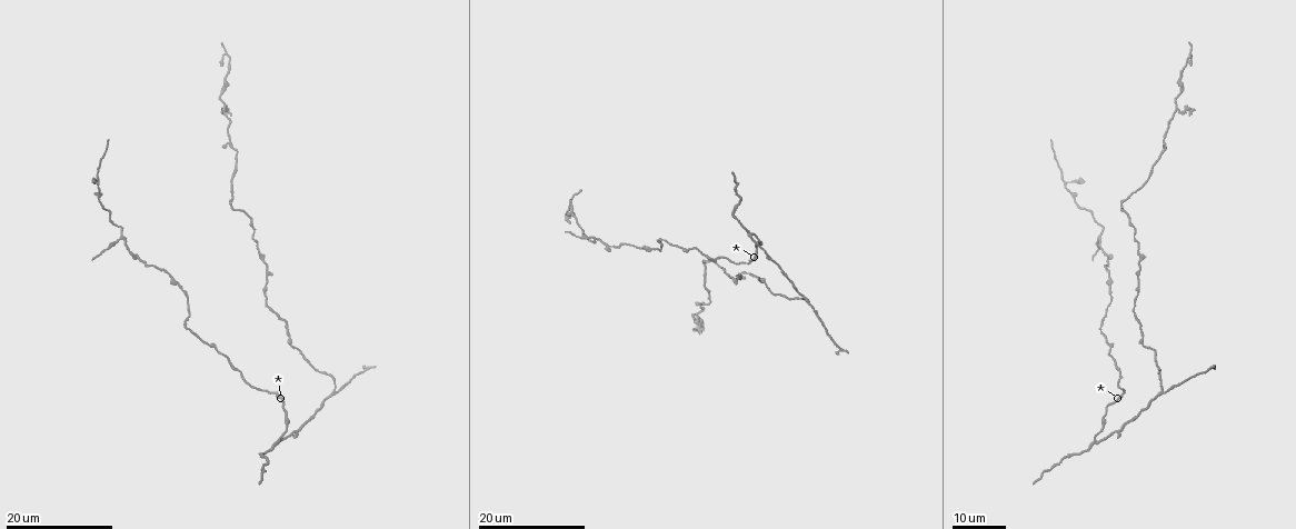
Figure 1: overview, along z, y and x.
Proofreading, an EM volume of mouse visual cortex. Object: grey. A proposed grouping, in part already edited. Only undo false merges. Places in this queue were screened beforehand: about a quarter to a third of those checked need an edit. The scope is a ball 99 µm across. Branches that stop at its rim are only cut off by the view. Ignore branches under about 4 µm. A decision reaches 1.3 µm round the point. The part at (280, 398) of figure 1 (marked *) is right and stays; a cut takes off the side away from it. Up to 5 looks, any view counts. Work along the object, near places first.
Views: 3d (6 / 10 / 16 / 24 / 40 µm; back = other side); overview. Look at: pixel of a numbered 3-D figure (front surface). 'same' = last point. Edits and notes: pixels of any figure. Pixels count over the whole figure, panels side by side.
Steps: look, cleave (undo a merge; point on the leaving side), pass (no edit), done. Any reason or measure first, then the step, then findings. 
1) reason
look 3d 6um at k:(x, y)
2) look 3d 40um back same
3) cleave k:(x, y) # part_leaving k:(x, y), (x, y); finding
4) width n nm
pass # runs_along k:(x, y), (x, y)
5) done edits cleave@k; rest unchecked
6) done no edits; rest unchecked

three arms meet
look 3d 24um at 1:(333, 391)

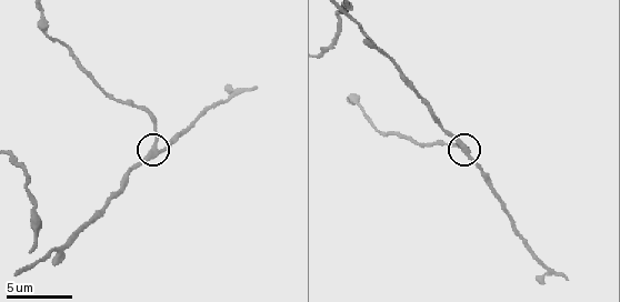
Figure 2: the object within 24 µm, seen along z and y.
look 3d 10um at 2:(466, 153)

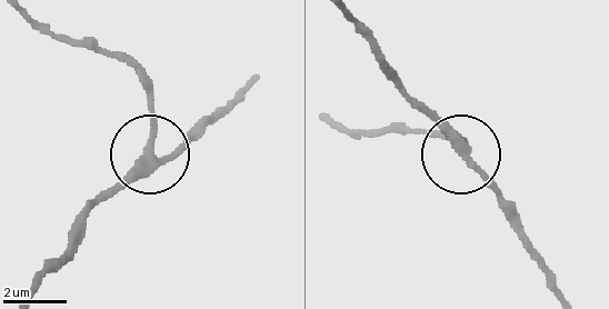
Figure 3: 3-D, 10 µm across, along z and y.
pass # runs_along 3:(346, 17), (386, 73), (518, 213); all the same neuron

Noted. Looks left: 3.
three arms meet
look 3d 24um at 1:(1096, 237)

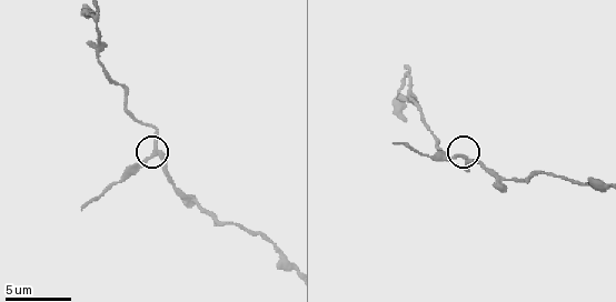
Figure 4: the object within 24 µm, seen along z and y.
look 3d 10um at 4:(153, 152)

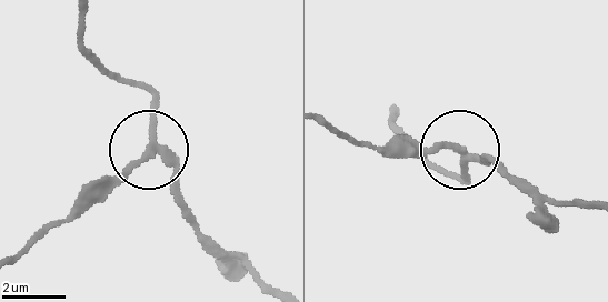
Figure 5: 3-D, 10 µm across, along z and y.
width 200 nm
cleave 5:(119, 181) # part_leaving 5:(146, 150), (13, 255); a second neuron is stuck on

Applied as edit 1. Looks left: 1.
done edits cleave@5; rest unchecked

